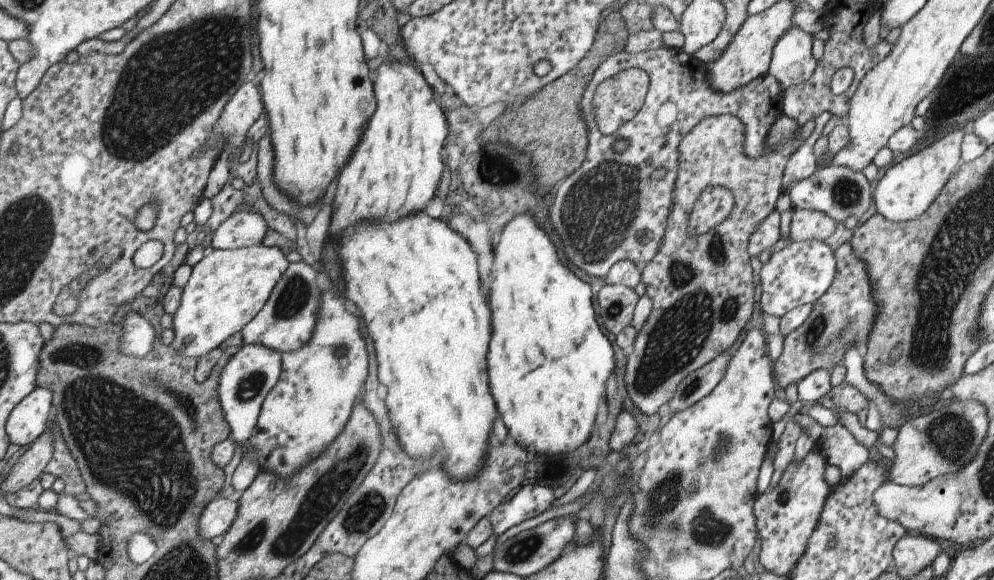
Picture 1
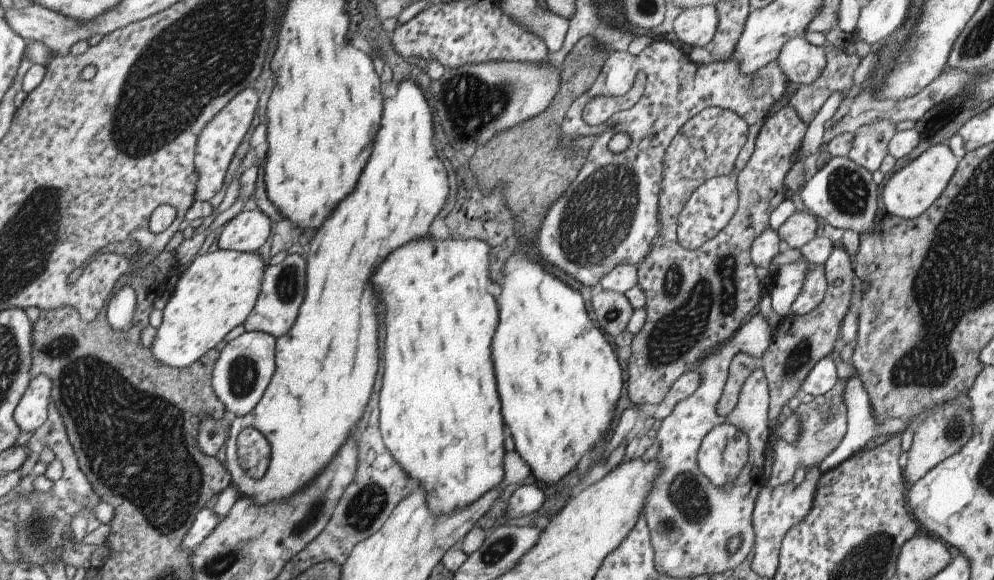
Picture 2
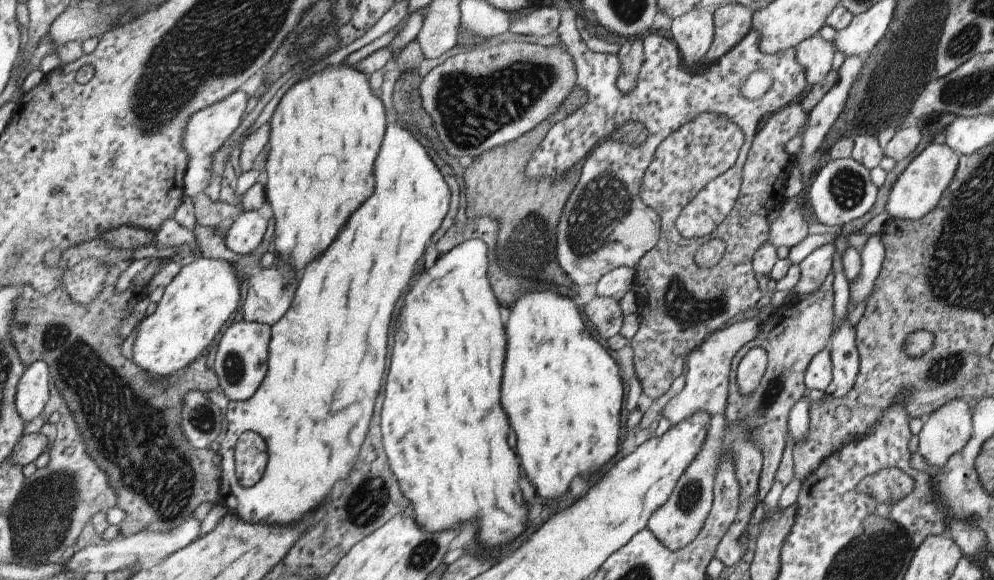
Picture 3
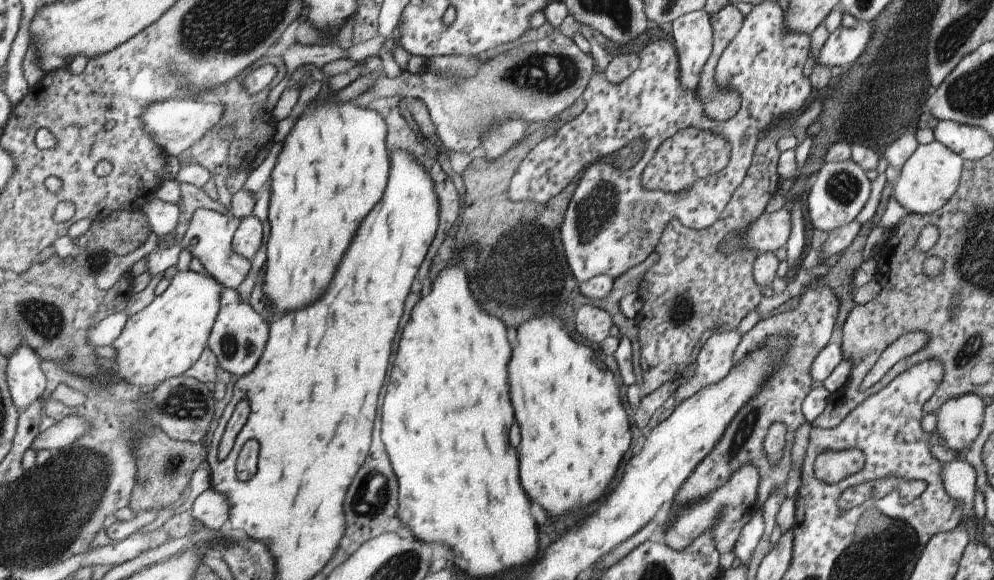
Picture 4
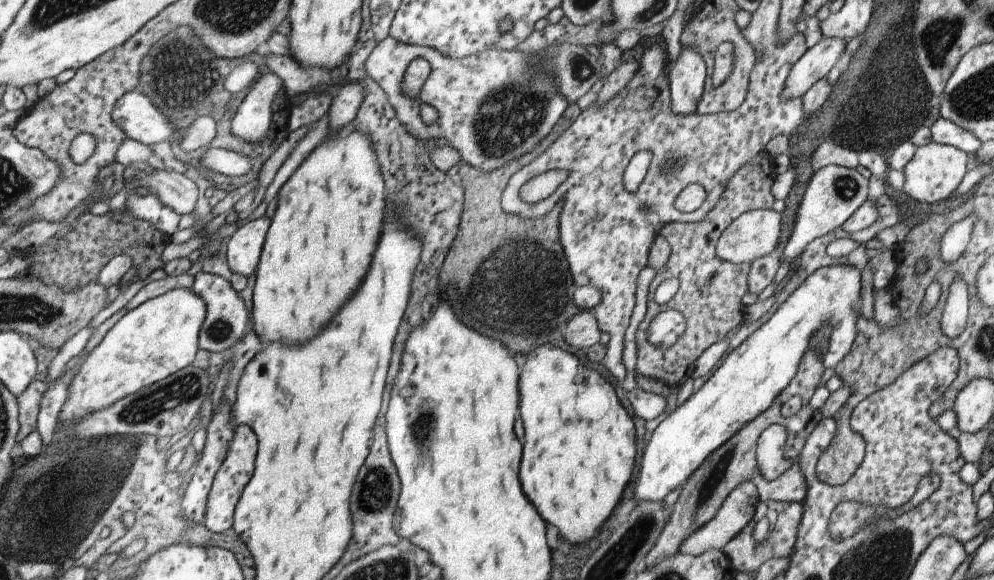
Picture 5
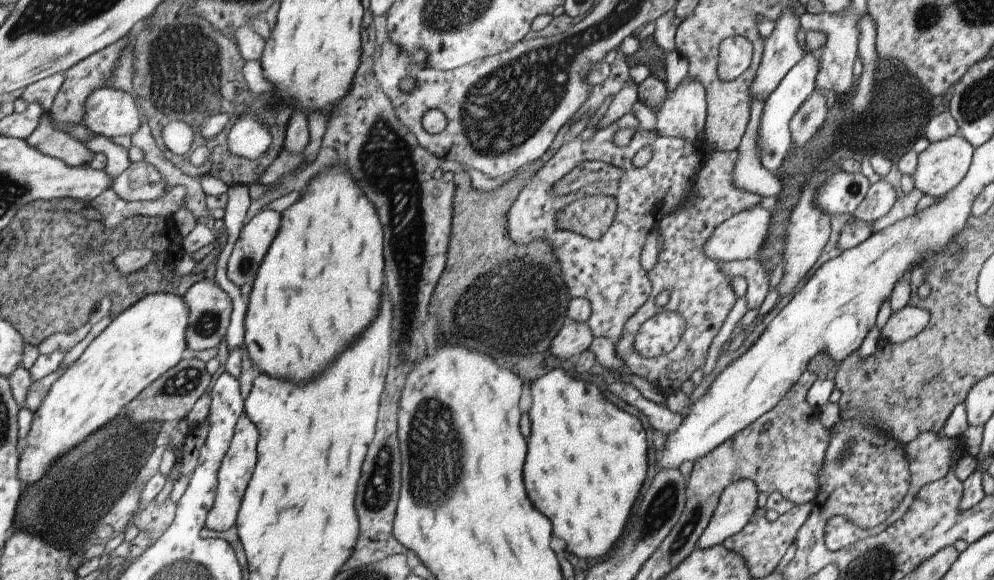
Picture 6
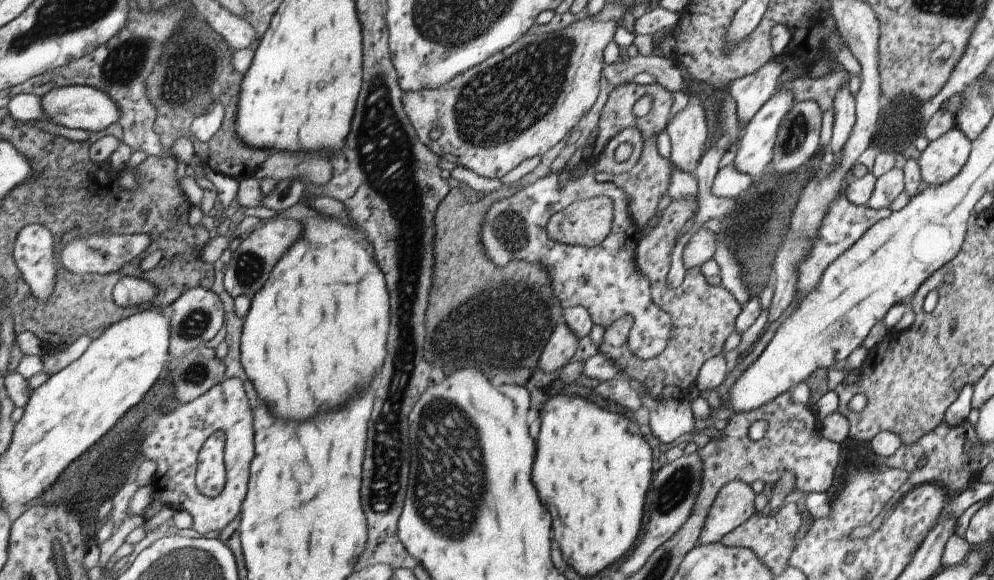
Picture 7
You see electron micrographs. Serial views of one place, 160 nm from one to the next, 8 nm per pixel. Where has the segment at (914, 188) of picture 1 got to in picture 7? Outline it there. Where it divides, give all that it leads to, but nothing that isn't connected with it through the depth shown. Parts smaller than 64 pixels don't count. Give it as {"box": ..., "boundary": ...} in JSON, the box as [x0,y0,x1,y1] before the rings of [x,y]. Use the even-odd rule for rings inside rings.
{"box":[916,126,970,185],"boundary":[[[956,126],[951,127],[920,152],[916,162],[920,179],[929,185],[946,183],[960,171],[969,151],[970,140]]]}

